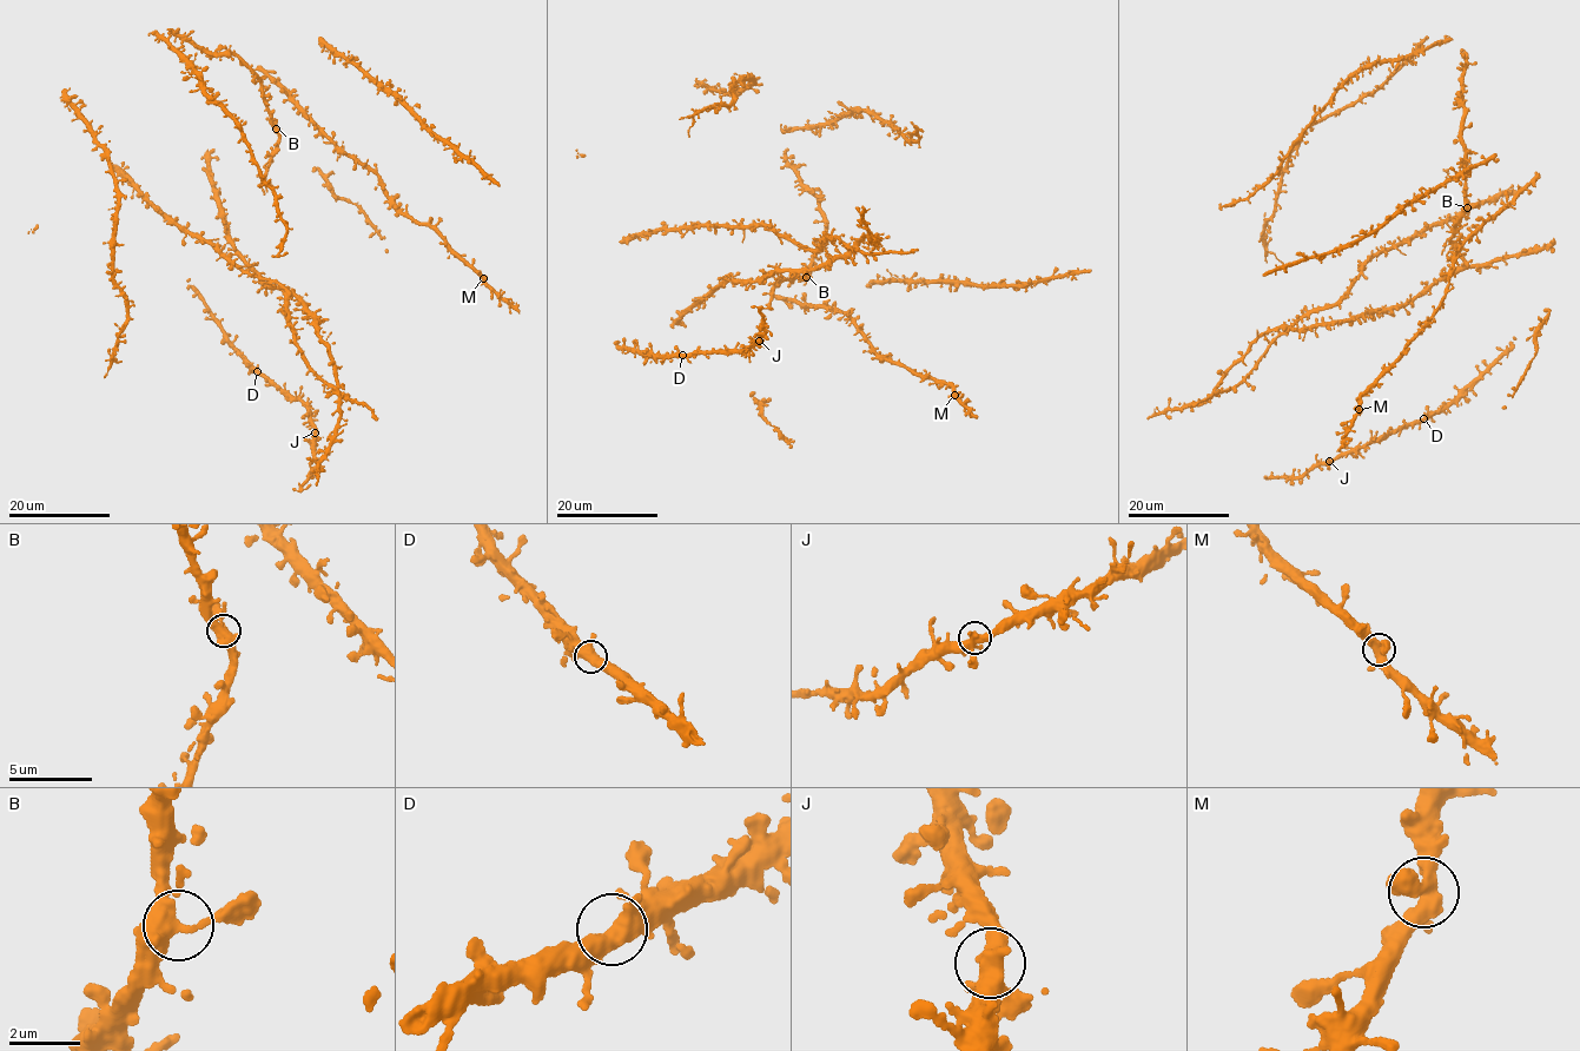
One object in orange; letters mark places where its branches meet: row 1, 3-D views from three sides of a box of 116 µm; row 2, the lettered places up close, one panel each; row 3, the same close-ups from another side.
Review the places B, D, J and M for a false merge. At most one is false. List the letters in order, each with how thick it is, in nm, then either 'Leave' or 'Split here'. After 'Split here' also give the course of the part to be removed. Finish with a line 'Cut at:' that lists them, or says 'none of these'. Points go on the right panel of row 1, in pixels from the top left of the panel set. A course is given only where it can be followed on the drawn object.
B: Thickness 380 nm. Leave
D: Thickness 400 nm. Leave
J: Thickness 420 nm. Leave
M: Thickness 400 nm. Leave
Cut at: none of these

